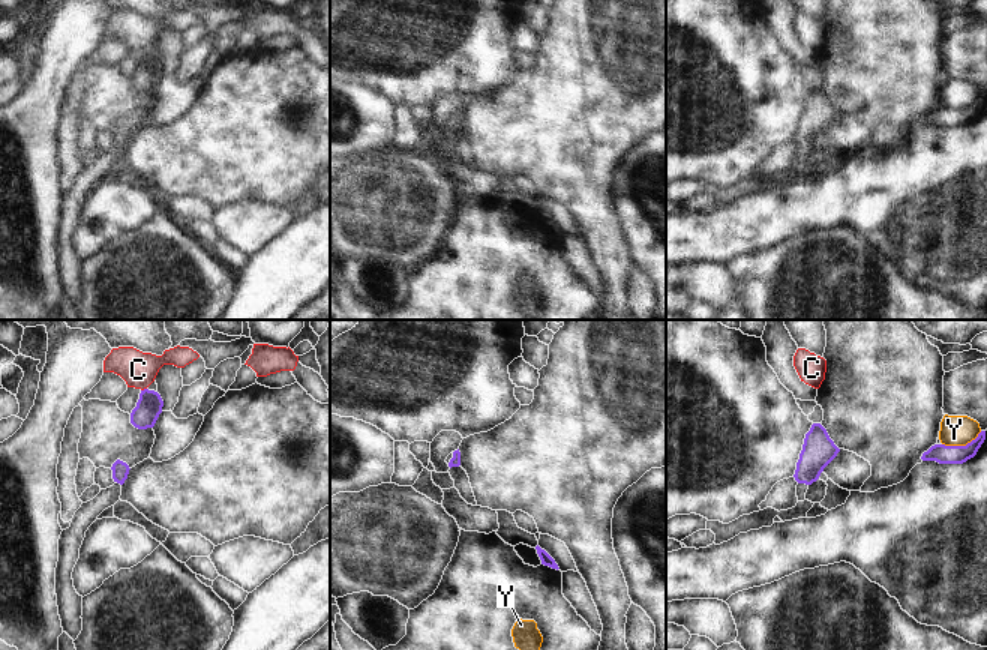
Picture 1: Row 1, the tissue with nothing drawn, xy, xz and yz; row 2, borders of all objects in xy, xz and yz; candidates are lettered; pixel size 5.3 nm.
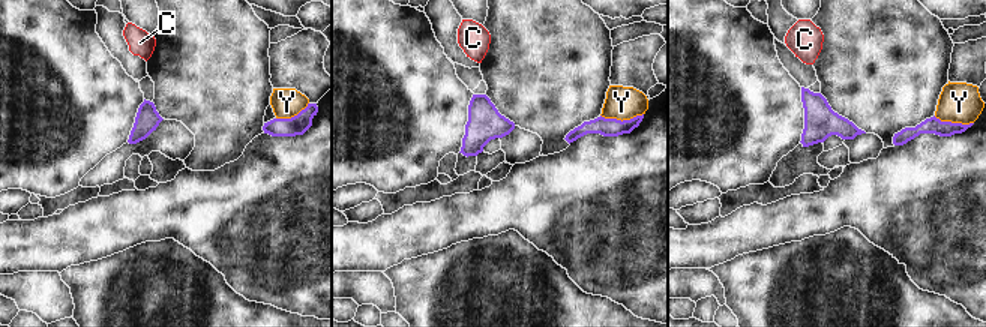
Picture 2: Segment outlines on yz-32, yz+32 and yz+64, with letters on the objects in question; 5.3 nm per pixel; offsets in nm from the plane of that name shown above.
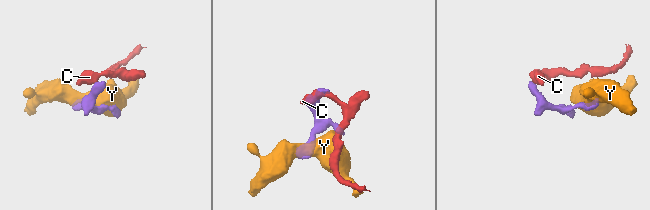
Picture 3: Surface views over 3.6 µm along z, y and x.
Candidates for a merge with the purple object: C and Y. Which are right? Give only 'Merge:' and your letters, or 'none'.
Merge: none

